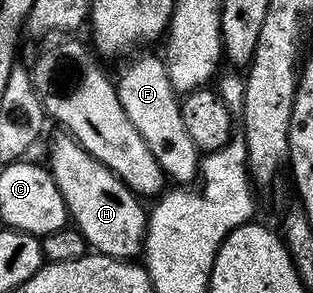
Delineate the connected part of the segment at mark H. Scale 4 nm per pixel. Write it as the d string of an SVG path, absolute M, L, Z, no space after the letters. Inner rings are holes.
M60 130L53 138L46 164L68 207L71 223L80 231L93 253L113 256L115 260L132 260L141 255L144 231L148 229L148 212L140 205L143 204L141 197L131 192L67 131Z

